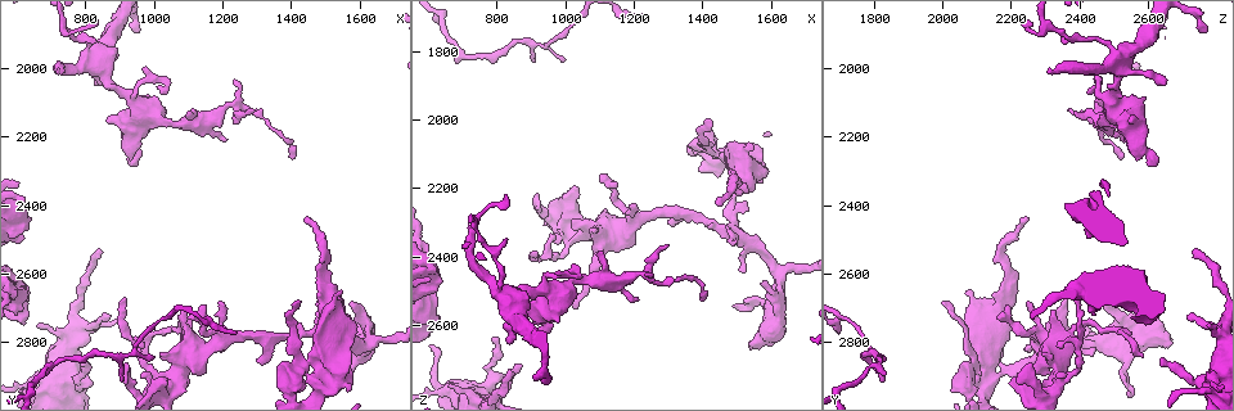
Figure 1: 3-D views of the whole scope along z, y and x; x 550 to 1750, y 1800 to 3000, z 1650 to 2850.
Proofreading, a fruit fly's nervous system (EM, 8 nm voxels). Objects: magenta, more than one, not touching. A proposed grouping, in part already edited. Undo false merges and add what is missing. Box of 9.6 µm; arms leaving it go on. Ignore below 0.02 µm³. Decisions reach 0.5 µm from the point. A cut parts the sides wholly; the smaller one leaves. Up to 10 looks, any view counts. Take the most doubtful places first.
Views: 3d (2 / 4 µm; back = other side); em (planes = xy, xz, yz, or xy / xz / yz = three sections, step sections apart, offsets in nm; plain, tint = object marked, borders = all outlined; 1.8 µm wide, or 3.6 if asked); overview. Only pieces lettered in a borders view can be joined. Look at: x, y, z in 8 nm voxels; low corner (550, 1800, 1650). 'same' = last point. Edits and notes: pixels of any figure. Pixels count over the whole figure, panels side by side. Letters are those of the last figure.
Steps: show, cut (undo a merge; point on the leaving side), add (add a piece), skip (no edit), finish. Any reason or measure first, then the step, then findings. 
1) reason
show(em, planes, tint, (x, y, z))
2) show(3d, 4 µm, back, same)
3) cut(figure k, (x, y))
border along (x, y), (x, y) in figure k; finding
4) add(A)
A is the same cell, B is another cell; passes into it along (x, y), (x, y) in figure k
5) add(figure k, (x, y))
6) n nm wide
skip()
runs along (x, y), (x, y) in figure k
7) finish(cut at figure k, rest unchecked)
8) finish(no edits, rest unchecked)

sudden change in width
show(em, planes, borders, (1240, 2110, 2460))

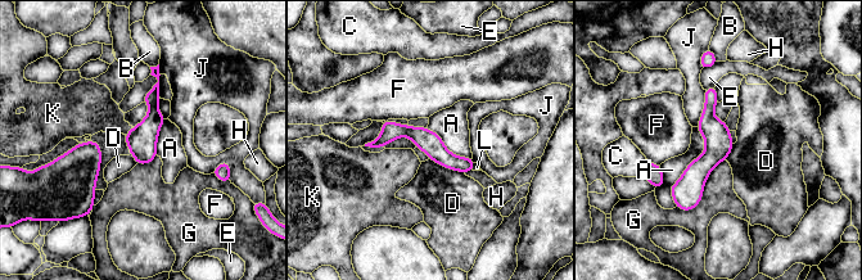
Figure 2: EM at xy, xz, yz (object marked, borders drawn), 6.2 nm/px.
skip()
A, B, C, D, E, F, G, H, J, K and L are other cells; continuous, no second cell

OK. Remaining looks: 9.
branch stops here
show(em, planes, borders, (730, 2010, 2300))

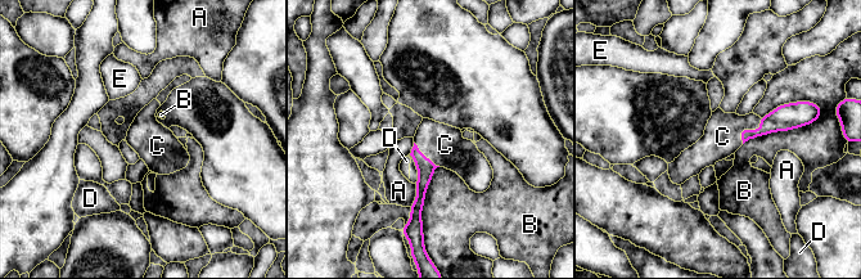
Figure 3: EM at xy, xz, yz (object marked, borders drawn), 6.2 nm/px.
add(C)
C is the same cell, A, B, D and E are other cells; passes into it along (785, 117), (751, 130), (722, 136) in figure 3; the cell continues

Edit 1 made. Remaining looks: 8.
show(overview)

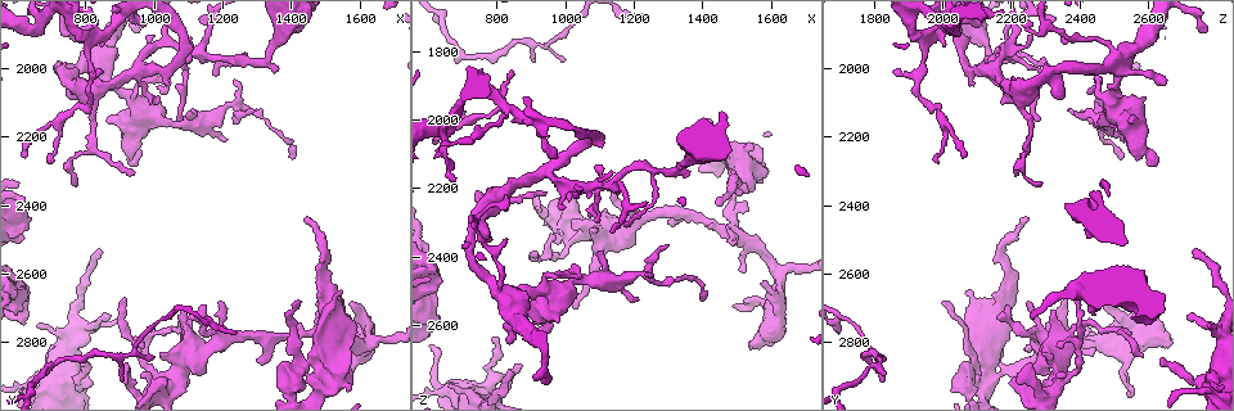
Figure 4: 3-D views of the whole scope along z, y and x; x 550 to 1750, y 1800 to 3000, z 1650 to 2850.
a fork
show(em, planes, borders, (1150, 1960, 2190))

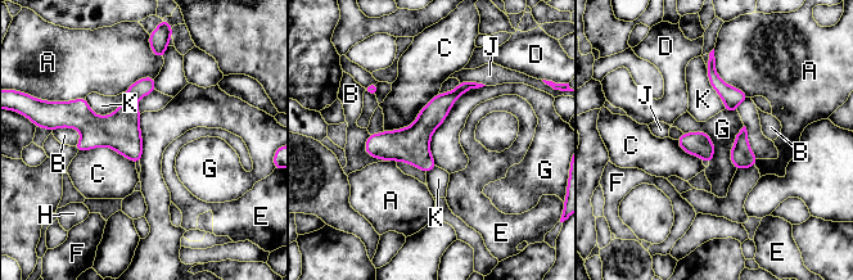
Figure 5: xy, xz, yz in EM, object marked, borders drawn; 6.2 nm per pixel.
160 nm wide; G touches over 600 nm
skip()
A, B, C, D, E, F, G, H, J and K are other cells; all the same cell

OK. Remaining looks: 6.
show(em, 3.6 µm, planes, tint, (960, 2110, 2510))

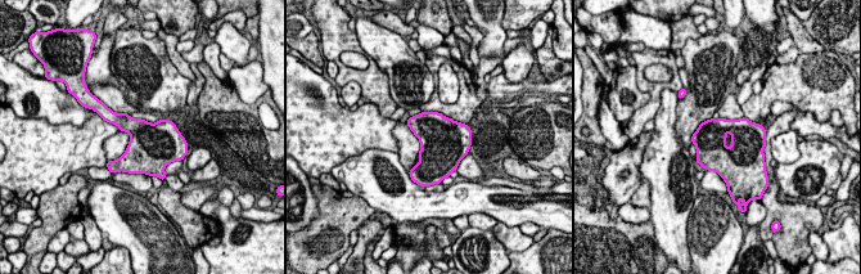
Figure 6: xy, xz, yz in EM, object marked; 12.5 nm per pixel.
show(em, 3.6 µm, planes, borders, same)

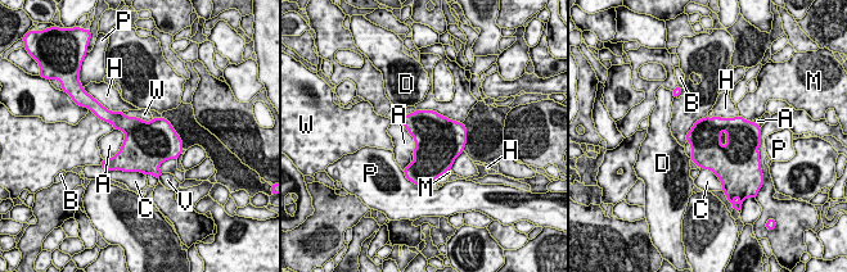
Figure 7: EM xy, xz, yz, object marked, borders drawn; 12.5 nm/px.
skip()
A, B, C, D, H, M, P, V and W are other cells; border along (122, 130), (121, 148), (103, 159) in figure 7; all the same cell

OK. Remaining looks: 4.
finish(add at figure 3, rest unchecked)

